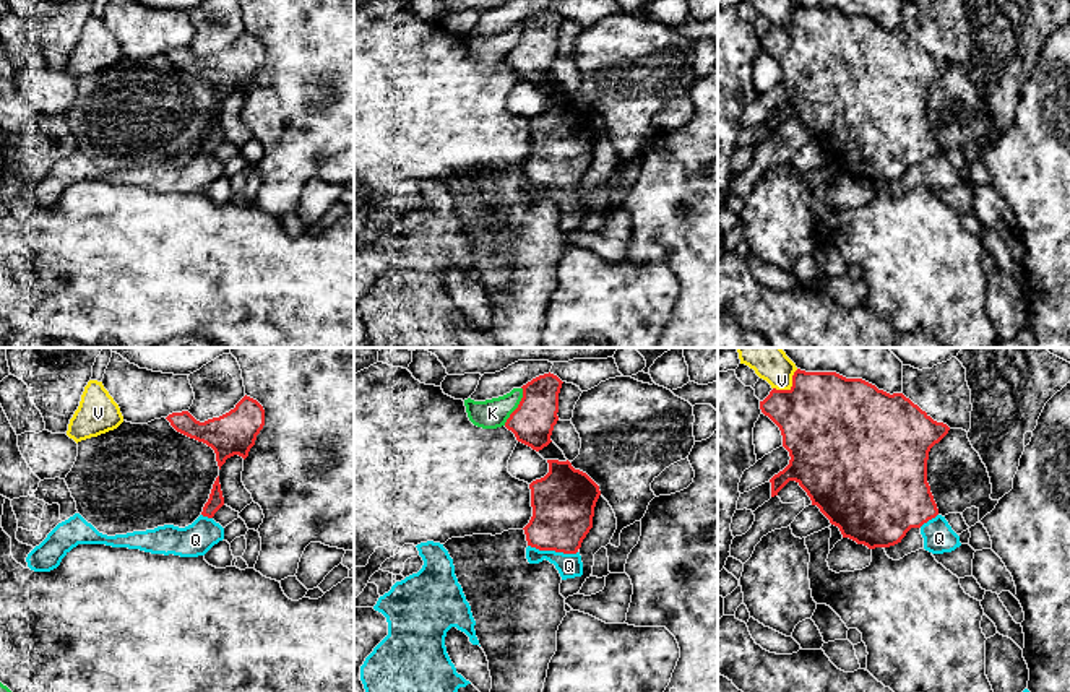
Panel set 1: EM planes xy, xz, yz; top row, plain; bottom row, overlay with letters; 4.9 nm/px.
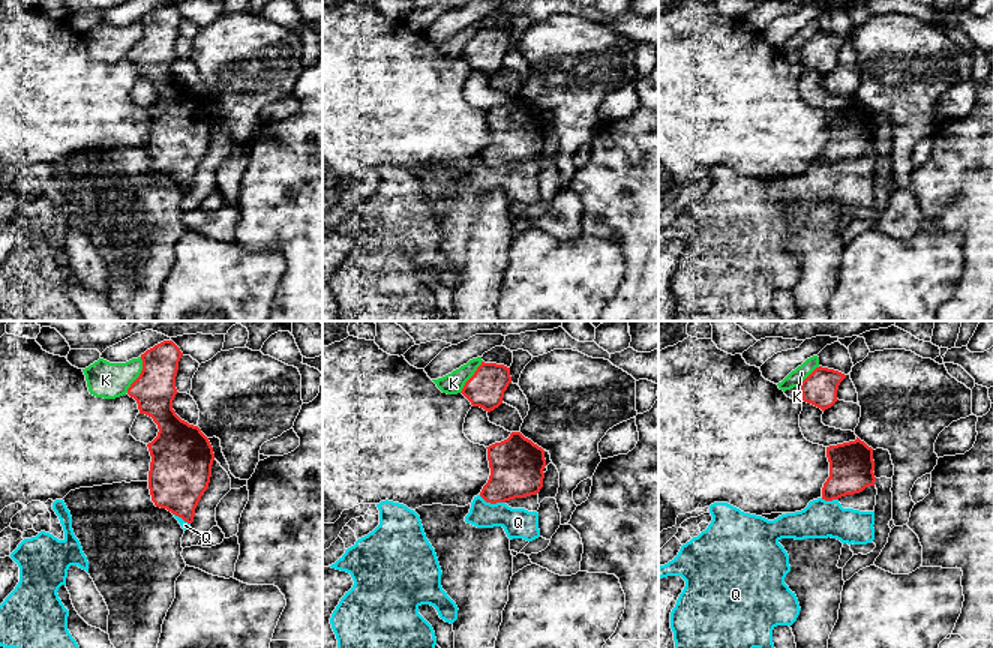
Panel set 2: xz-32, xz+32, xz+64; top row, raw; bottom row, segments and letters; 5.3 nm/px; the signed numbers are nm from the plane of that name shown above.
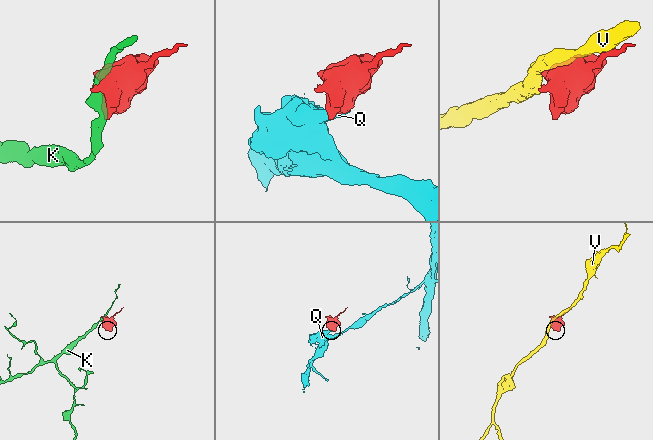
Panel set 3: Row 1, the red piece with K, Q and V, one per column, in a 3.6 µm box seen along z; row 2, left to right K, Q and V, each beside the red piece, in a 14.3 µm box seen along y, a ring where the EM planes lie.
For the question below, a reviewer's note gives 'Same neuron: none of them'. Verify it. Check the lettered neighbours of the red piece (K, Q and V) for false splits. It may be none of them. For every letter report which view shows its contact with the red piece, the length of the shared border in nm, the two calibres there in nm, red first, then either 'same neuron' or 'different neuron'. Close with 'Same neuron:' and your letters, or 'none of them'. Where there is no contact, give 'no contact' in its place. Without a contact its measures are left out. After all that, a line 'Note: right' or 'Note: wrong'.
K: meets red in xz; contact 220 nm long; 220 nm thick on the red side, 140 nm on the other; different neuron
Q: meets red in xz; contact 260 nm long; 320 nm thick on the red side, 120 nm on the other; different neuron
V: meets red in yz; contact 160 nm long; 480 nm thick on the red side, 130 nm on the other; different neuron
Same neuron: none of them
Note: right

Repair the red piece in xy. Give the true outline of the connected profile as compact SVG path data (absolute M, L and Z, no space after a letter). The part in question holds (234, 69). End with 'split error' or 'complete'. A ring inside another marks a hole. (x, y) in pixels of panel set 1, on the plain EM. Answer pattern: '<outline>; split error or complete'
M245 31L234 45L205 58L196 57L188 47L172 49L166 55L177 68L211 83L221 106L234 91L244 96L248 93L265 62L265 45L257 36Z; complete

